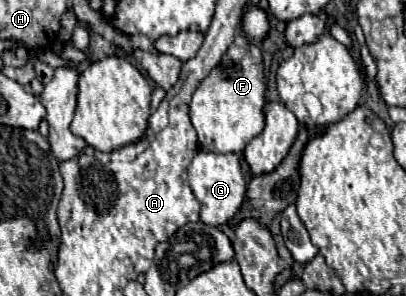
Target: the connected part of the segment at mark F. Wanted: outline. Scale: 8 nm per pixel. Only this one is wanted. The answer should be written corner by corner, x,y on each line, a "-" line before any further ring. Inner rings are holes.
243,34
235,36
233,44
225,54
225,64
227,66
215,66
211,74
199,84
191,100
189,116
199,134
201,150
215,154
241,154
247,142
251,142
251,138
255,138
265,126
265,66
259,46
249,42

